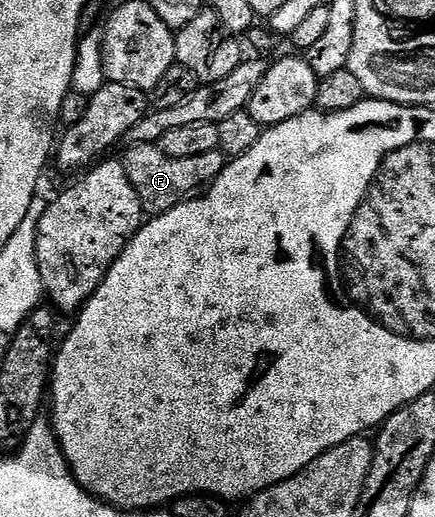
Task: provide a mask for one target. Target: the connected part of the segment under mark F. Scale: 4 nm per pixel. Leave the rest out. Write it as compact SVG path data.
M137 143L126 149L128 151L121 155L123 168L141 201L144 212L151 217L163 215L192 193L198 192L204 185L210 184L223 172L225 166L225 156L220 150L201 153L197 157L178 159L169 157L154 143Z

